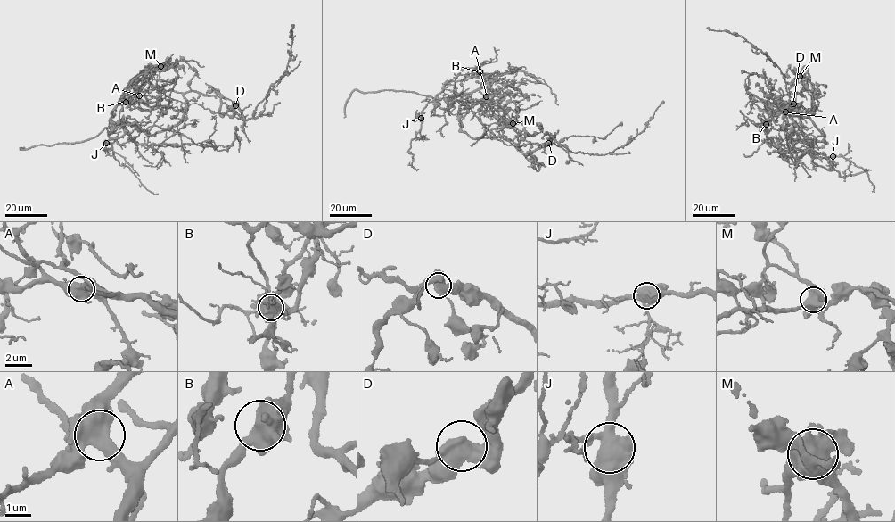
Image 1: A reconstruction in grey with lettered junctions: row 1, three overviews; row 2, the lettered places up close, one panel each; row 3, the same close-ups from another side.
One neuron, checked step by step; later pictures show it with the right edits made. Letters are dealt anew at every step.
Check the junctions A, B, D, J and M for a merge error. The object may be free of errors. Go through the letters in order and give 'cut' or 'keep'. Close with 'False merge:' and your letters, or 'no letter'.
A: keep
B: keep
D: cut
J: keep
M: keep
False merge: D

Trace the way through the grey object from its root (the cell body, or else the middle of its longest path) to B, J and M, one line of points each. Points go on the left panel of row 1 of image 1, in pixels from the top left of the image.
B: (185, 100), (187, 106), (178, 110), (168, 105), (149, 106), (146, 98), (134, 92), (136, 89), (126, 102)
J: (185, 100), (186, 111), (170, 128), (151, 135), (127, 122), (117, 123), (124, 133), (104, 142), (106, 143)
M: (185, 100), (182, 93), (158, 86), (160, 66)

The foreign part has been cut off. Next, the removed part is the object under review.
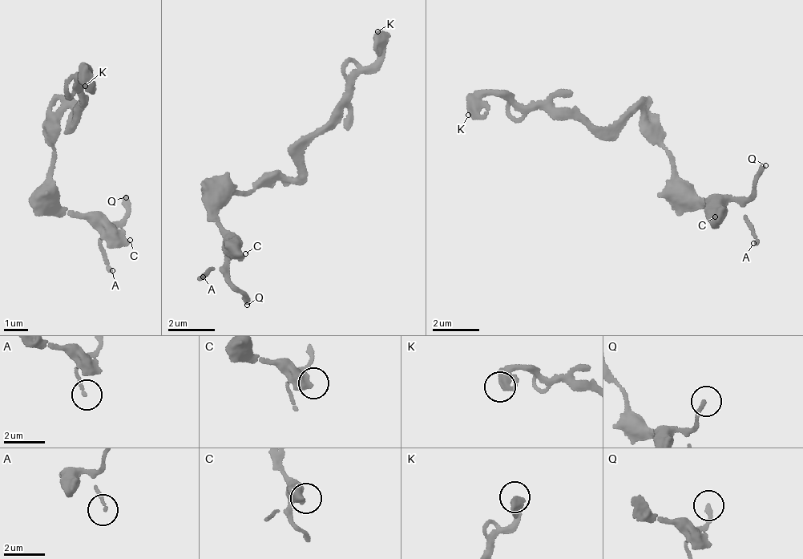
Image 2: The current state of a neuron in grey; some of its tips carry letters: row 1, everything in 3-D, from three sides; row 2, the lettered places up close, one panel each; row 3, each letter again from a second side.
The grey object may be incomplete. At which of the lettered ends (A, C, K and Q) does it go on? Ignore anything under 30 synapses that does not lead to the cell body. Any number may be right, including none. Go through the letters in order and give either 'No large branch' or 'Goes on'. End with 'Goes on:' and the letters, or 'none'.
A: No large branch
C: No large branch
K: Goes on
Q: No large branch
Goes on: K

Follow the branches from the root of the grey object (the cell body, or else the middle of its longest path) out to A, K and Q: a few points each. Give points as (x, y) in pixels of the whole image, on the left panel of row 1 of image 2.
A: (58, 128), (50, 163), (50, 175), (60, 195), (58, 202), (80, 216), (103, 221), (101, 251), (112, 270)
K: (58, 128), (64, 111), (69, 110), (72, 122), (76, 119), (82, 103), (74, 94), (87, 73), (85, 86)
Q: (58, 128), (50, 163), (50, 175), (60, 195), (58, 202), (80, 216), (112, 224), (128, 212), (126, 197)

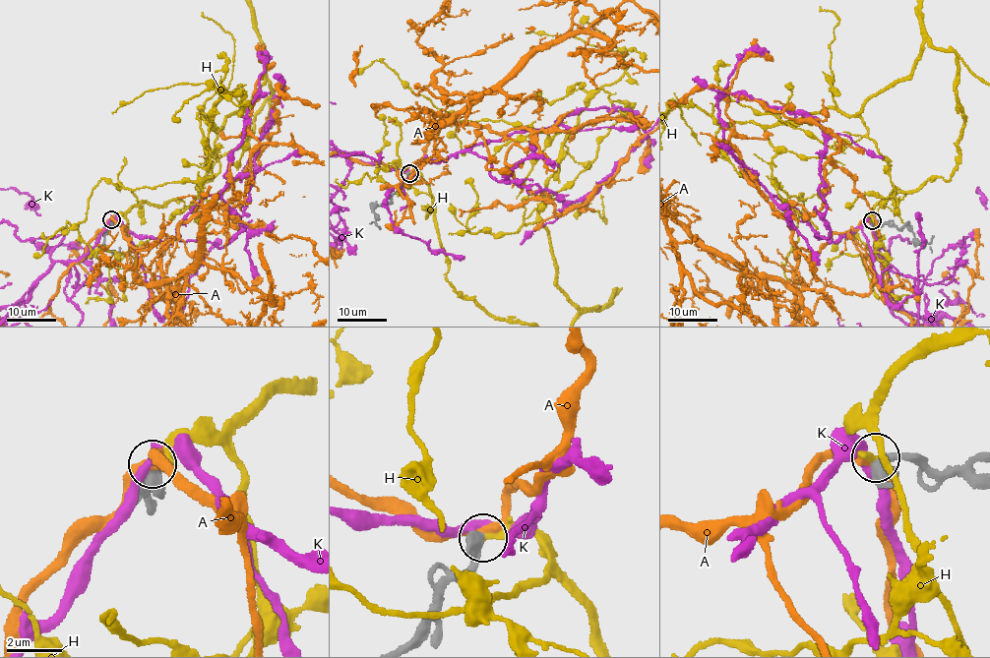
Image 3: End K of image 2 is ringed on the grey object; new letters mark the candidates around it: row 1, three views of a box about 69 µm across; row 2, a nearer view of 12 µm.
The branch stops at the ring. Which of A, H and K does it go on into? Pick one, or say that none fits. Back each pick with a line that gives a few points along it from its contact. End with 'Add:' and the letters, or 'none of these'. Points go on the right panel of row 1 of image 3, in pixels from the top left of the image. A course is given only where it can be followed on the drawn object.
Add: H

